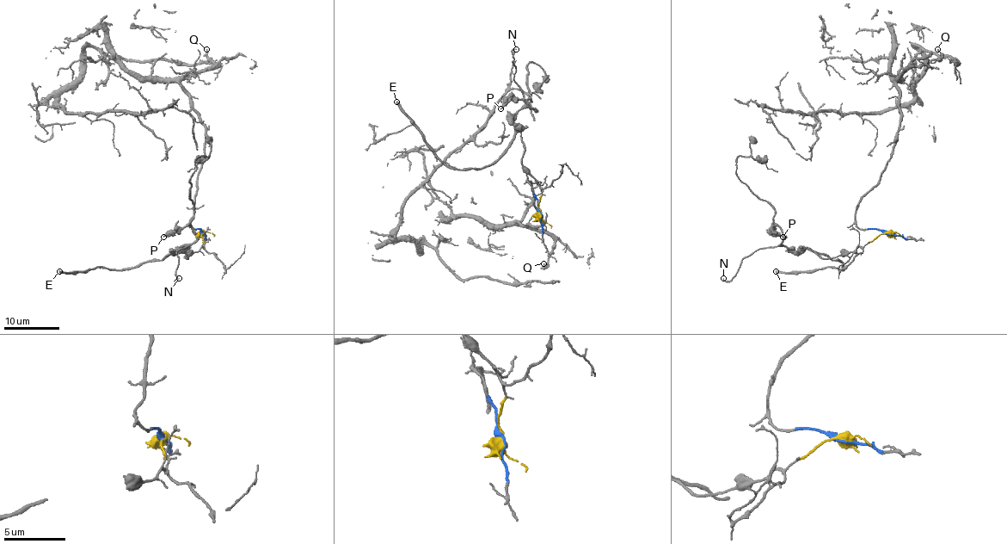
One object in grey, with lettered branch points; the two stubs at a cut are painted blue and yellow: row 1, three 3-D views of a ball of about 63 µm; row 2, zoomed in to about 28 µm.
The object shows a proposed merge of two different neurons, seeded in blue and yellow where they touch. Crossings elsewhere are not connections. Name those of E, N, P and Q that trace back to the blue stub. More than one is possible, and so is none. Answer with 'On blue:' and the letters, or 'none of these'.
On blue: Q

